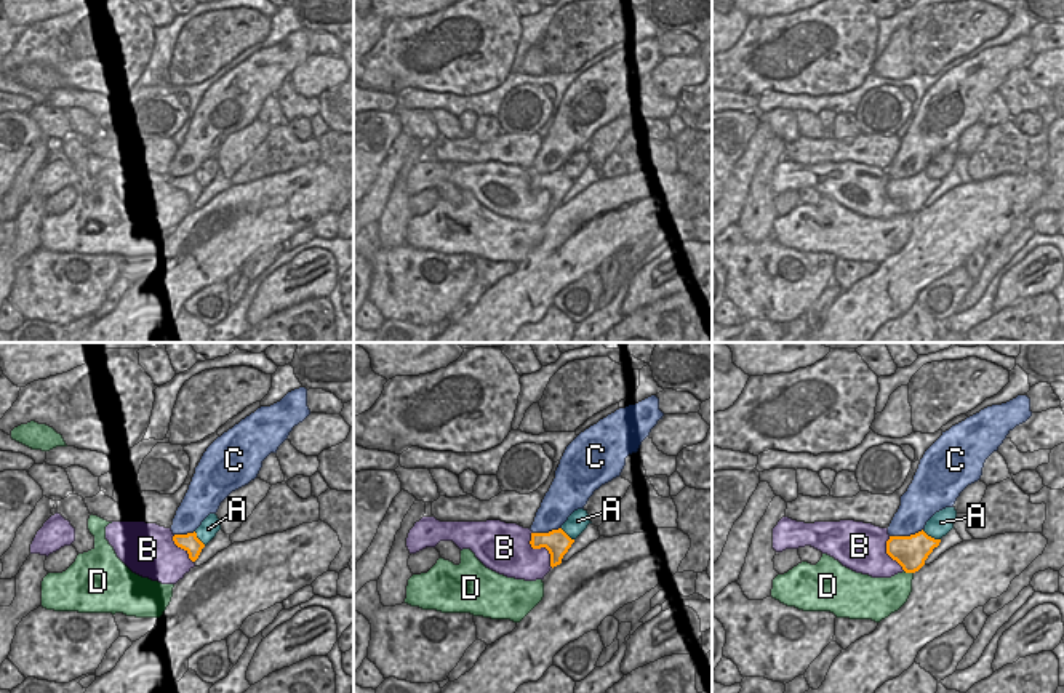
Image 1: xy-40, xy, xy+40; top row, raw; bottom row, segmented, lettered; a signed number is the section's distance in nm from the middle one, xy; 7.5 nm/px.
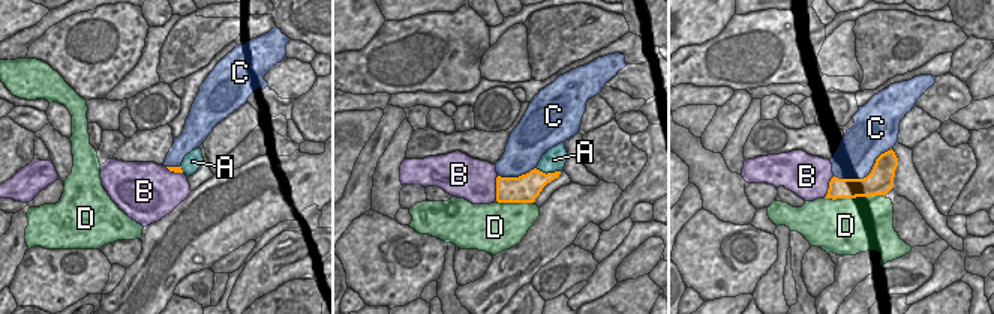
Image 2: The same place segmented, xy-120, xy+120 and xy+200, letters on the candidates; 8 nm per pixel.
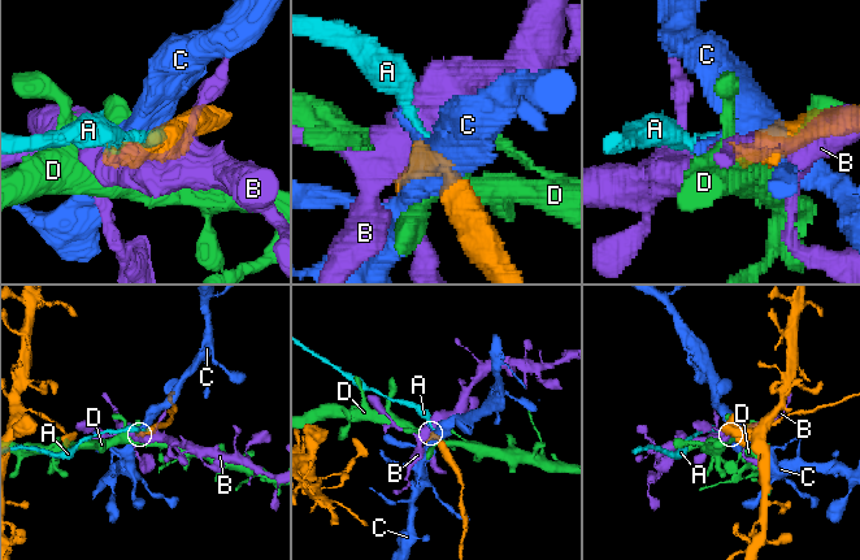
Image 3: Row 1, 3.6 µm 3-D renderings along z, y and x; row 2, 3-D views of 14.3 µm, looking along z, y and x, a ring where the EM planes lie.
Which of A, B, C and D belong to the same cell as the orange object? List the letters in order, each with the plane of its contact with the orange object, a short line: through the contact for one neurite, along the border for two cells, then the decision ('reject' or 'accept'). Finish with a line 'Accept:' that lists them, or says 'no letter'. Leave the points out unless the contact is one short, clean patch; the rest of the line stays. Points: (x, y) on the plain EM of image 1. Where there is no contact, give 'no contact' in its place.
A: meets orange in xy+40; accept
B: meets orange in xy; reject
C: meets orange in xy+40; reject
D: meets orange in xy+40; reject
Accept: A

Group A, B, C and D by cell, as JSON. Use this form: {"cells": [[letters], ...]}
{"cells": [["A"], ["B"], ["C"], ["D"]]}

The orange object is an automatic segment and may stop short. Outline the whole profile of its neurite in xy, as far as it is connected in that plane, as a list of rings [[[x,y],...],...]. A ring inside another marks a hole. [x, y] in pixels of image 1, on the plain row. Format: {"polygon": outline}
{"polygon": [[[574,152],[568,162],[558,170],[549,174],[531,174],[531,189],[546,189],[550,195],[550,208],[562,205],[563,197],[568,194],[574,181],[592,165],[587,152]]]}

